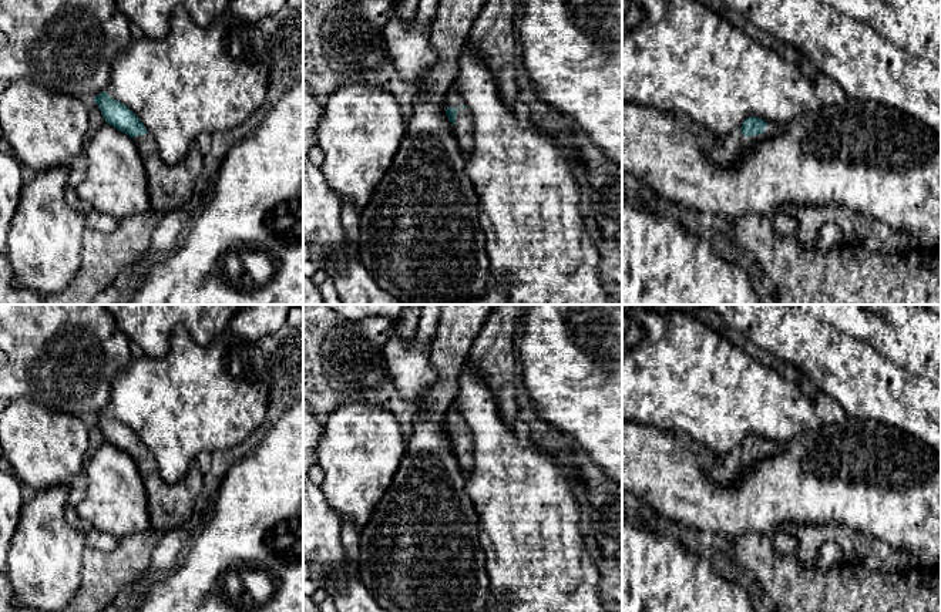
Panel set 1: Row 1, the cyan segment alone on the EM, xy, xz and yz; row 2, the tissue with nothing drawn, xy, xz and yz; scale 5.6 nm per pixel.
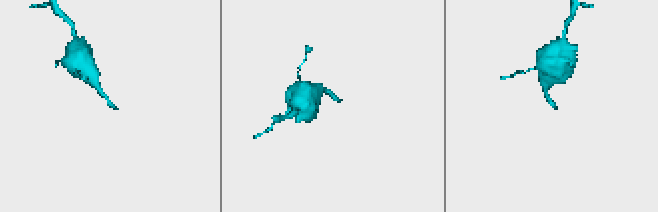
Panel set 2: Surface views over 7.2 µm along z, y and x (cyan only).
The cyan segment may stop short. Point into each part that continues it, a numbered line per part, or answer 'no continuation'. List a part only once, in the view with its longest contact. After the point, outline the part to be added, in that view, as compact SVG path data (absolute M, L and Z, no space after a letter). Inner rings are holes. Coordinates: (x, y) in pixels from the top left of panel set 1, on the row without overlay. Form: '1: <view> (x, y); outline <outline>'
1: xz (463, 447); outline M454 408L448 410L448 413L444 417L444 423L450 427L457 428L454 454L461 468L466 473L470 473L474 464L474 455L468 427L463 426L464 420Z

